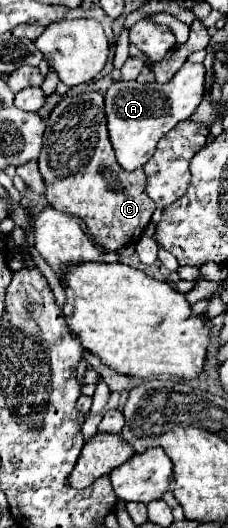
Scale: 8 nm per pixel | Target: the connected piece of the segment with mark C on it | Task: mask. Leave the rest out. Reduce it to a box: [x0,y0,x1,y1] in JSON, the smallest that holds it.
[39,92,157,250]

